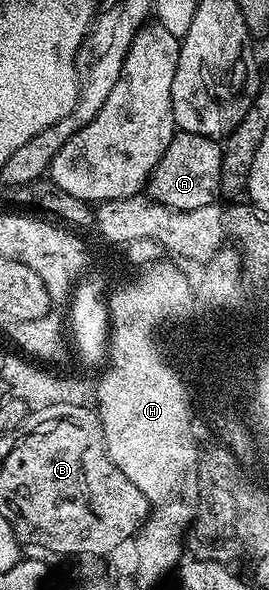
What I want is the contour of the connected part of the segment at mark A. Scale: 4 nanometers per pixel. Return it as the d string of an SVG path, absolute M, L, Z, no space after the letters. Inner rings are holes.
M179 130L171 142L166 143L162 149L163 155L155 171L149 179L149 194L155 201L174 210L192 210L202 206L212 205L216 201L215 194L220 193L219 181L222 172L223 147L218 141L209 136L194 134L188 130Z

